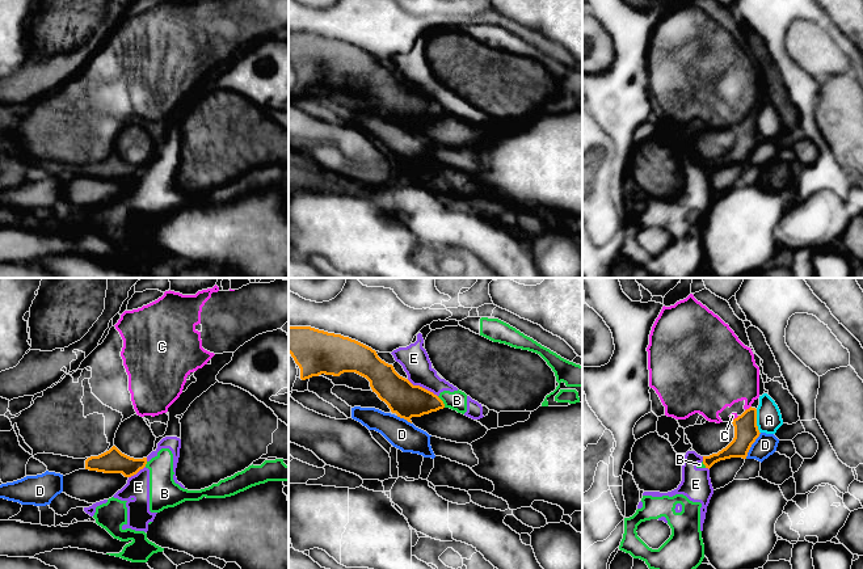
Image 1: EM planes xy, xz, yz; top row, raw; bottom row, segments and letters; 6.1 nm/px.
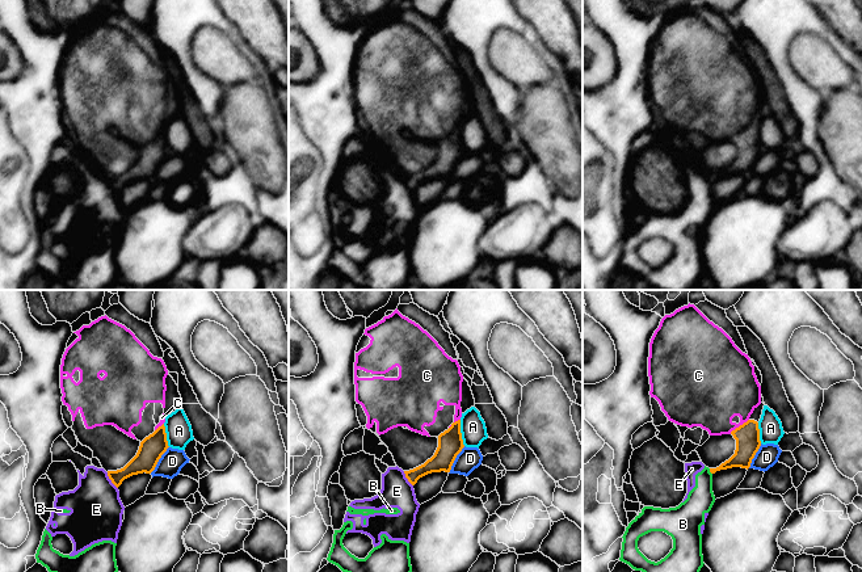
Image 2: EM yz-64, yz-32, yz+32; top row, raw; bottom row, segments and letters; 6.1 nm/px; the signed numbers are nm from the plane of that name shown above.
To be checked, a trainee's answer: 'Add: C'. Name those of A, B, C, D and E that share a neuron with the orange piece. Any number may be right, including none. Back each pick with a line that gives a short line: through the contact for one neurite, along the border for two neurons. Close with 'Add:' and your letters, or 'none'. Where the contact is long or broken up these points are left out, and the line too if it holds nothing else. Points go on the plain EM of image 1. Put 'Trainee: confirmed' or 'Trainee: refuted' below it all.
C: line yz (746, 138), (749, 114), (748, 101), (727, 80)
Add: C
Trainee: confirmed

